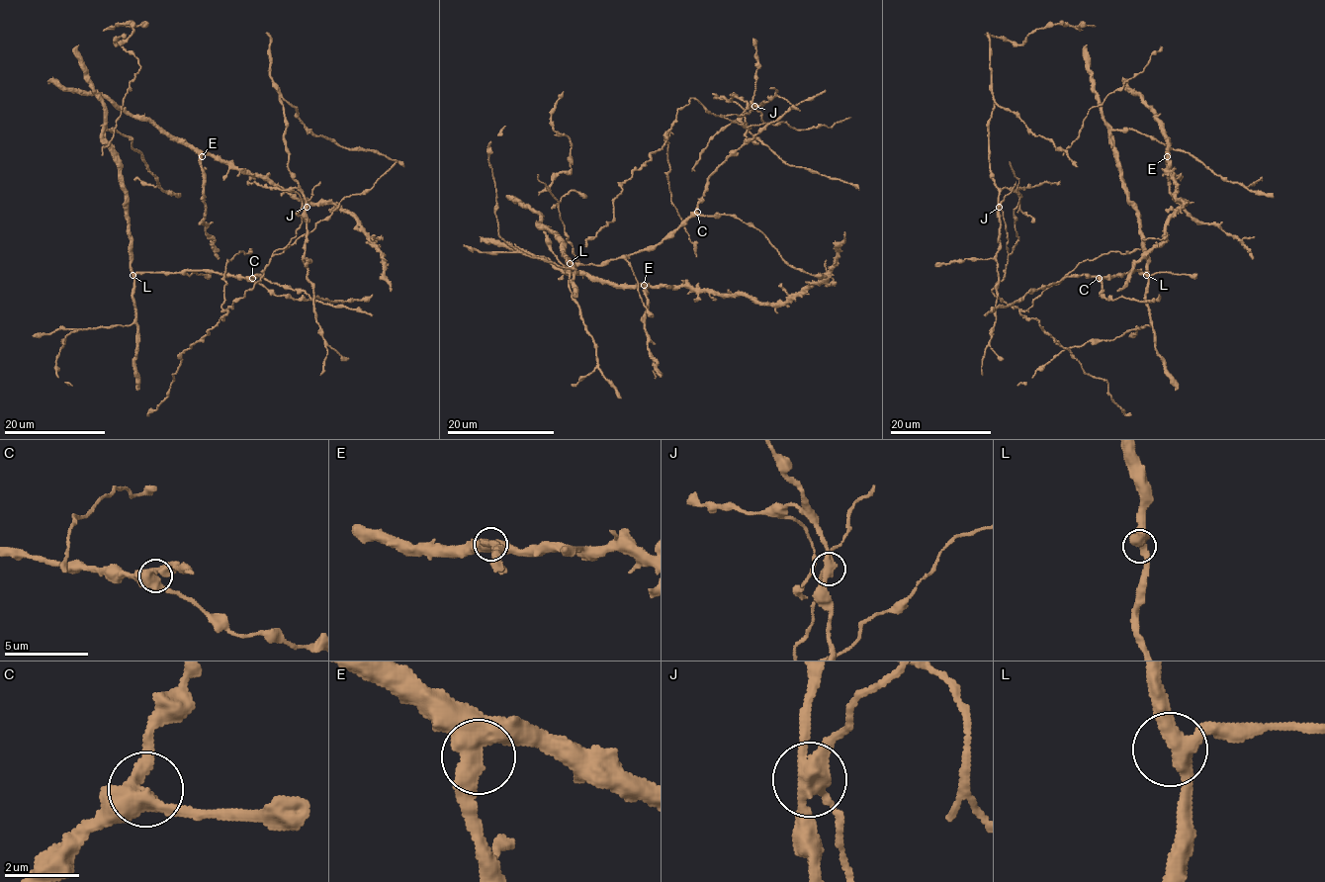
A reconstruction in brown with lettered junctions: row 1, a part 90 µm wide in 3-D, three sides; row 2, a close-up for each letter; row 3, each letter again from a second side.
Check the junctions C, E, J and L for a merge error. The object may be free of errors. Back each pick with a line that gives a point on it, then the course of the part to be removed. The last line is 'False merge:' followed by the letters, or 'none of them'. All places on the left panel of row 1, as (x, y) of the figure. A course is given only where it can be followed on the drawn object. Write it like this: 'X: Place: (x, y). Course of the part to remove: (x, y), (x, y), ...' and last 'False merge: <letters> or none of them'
J: Place: (307, 207). Course of the part to remove: (306, 207), (291, 241), (273, 252), (263, 276), (232, 303), (207, 335), (181, 354), (169, 396), (147, 415)
False merge: J

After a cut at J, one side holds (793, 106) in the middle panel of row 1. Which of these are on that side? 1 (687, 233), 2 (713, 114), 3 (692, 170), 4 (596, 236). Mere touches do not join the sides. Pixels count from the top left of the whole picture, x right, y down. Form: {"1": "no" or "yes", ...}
{"1": "no", "2": "no", "3": "yes", "4": "no"}

